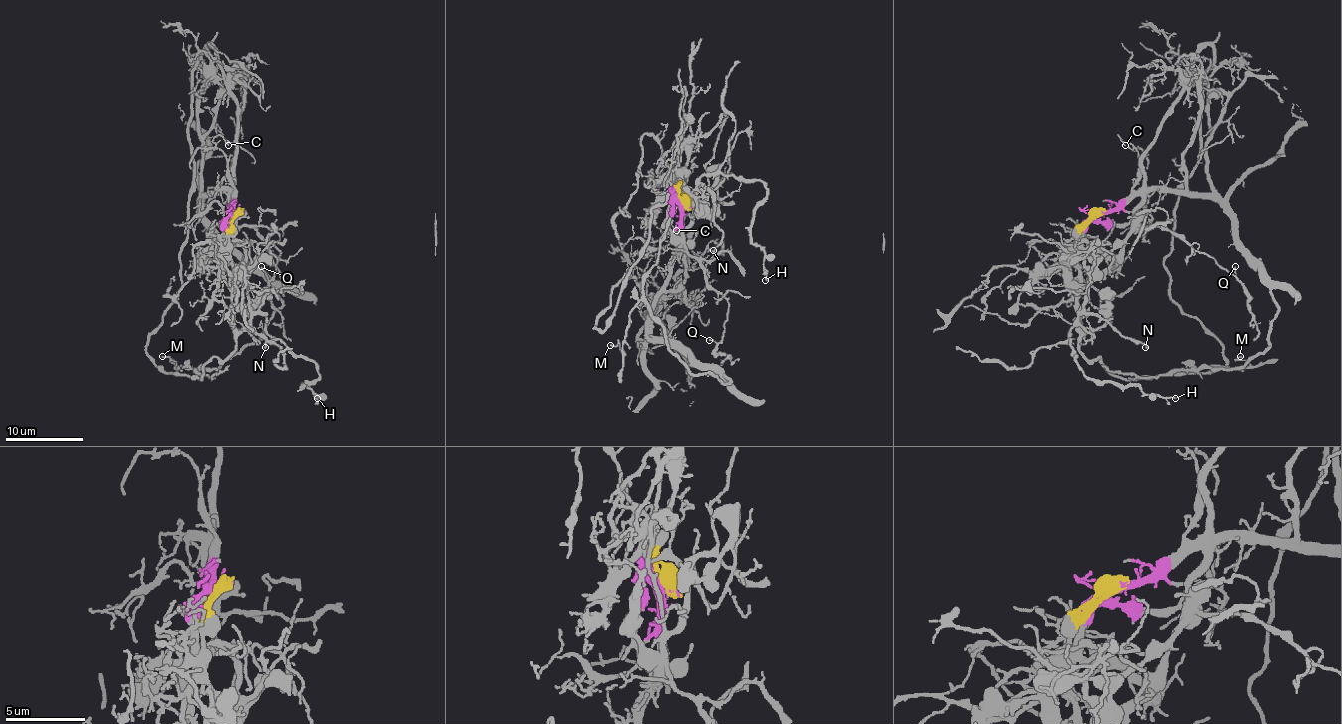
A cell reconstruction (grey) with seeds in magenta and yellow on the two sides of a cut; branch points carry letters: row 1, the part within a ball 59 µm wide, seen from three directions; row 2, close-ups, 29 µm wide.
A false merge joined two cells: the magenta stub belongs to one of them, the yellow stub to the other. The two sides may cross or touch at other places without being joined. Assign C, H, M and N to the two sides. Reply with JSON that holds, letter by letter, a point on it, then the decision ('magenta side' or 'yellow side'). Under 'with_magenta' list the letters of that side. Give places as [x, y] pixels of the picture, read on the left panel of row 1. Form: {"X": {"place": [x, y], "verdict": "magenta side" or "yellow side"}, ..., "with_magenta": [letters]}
{"C": {"place": [228, 145], "verdict": "magenta side"}, "H": {"place": [317, 398], "verdict": "yellow side"}, "M": {"place": [162, 356], "verdict": "magenta side"}, "N": {"place": [265, 347], "verdict": "yellow side"}, "with_magenta": ["C", "M"]}

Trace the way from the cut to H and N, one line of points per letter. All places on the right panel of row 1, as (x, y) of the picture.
H: (1099, 213), (1068, 260), (1068, 278), (1088, 285), (1088, 303), (1068, 340), (1074, 359), (1088, 377), (1175, 398)
N: (1099, 213), (1080, 233), (1068, 260), (1068, 278), (1088, 285), (1088, 303), (1080, 311), (1099, 315), (1146, 348)

